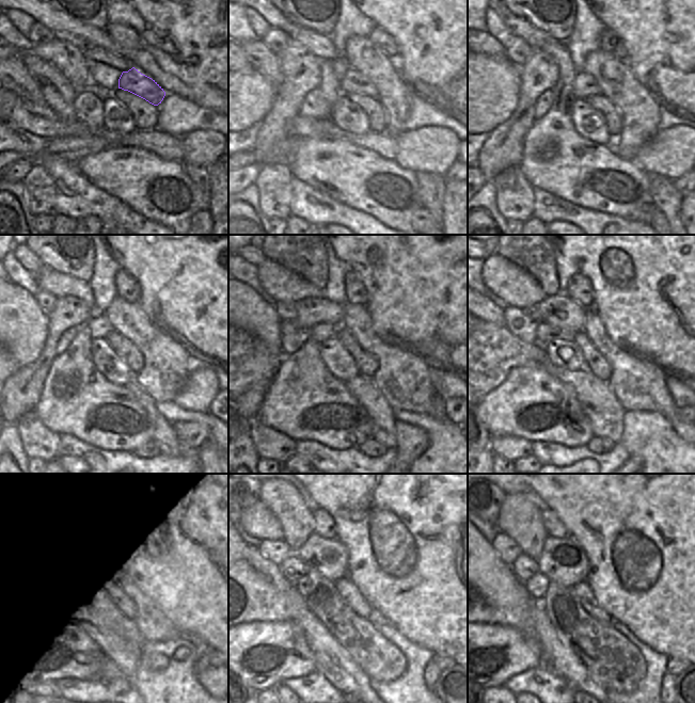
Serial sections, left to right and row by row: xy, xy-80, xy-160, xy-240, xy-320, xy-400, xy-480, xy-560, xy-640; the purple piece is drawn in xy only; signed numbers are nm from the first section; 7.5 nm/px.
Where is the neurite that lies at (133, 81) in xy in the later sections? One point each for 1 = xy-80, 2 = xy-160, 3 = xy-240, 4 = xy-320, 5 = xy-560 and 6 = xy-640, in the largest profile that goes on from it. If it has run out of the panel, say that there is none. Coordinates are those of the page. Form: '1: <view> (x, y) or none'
1: xy-80 (353, 81)
2: xy-160 (584, 85)
3: xy-240 (98, 325)
4: xy-320 (322, 332)
5: xy-560 (291, 568)
6: xy-640 (524, 566)

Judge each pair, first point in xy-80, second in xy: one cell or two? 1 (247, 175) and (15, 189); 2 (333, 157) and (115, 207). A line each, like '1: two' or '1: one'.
1: two
2: two

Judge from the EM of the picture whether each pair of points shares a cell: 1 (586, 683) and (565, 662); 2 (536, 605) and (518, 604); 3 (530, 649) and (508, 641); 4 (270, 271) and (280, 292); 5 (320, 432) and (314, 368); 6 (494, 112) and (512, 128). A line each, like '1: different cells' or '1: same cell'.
1: same cell
2: different cells
3: same cell
4: same cell
5: same cell
6: different cells

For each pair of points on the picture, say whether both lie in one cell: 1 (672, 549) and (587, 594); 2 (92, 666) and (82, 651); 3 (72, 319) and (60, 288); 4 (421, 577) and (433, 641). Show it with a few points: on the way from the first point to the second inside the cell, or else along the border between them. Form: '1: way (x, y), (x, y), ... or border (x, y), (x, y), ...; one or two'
1: border (585, 581), (597, 603), (606, 612); two
2: way (89, 662), (82, 654); one
3: border (57, 297), (78, 297), (87, 305); two
4: way (433, 593), (433, 625); one

